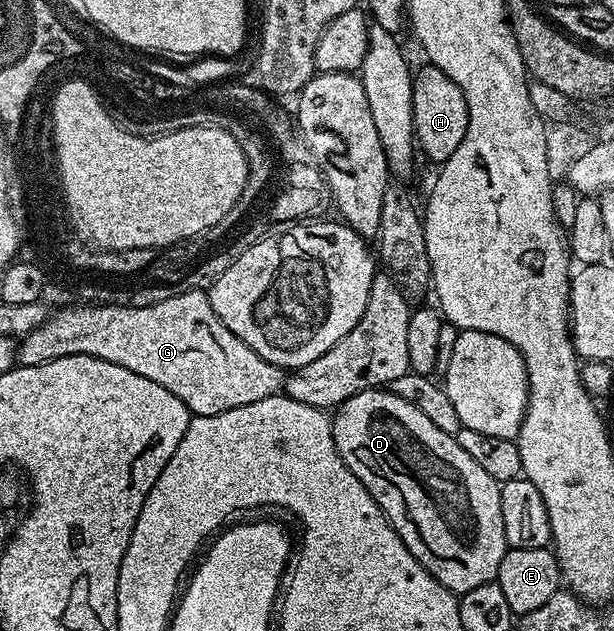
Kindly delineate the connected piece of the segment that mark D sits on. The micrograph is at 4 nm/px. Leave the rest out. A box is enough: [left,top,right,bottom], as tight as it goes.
[330,389,508,597]

